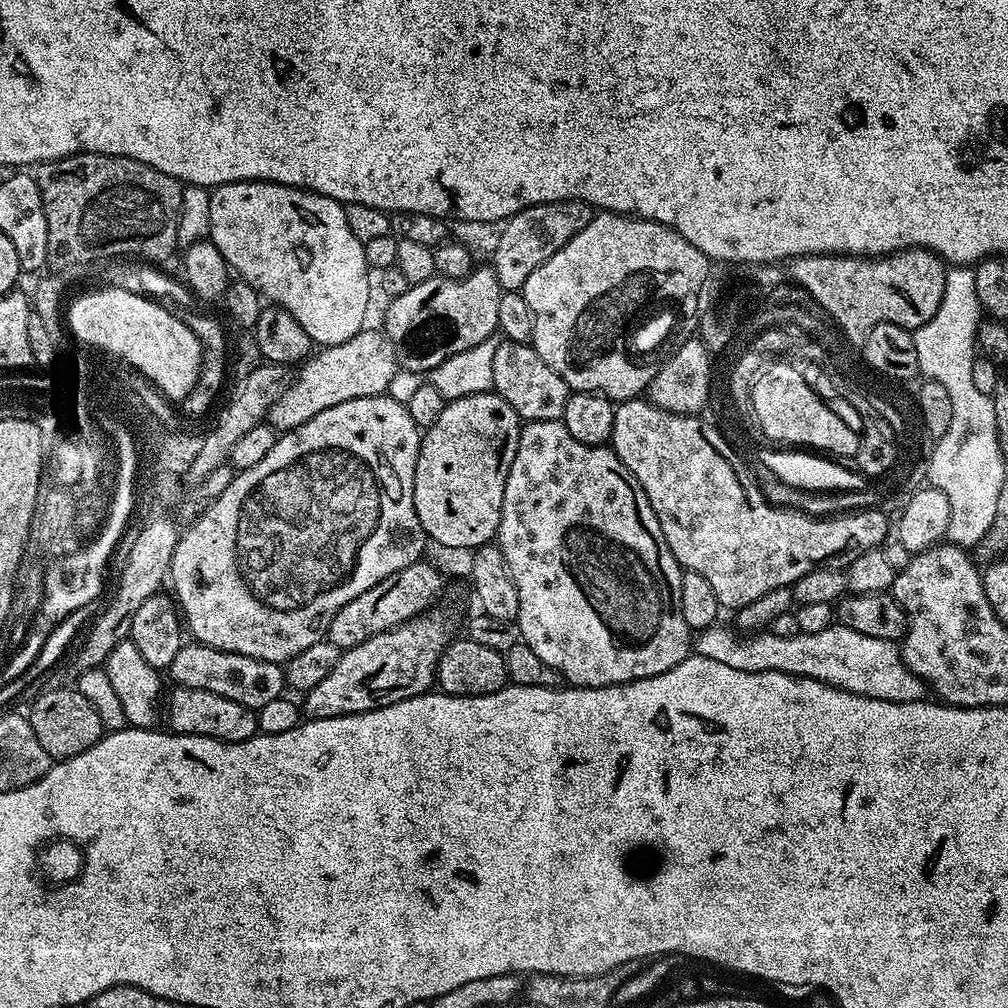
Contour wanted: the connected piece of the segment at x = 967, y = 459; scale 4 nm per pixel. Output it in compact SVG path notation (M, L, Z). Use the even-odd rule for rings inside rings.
M952 266L946 274L946 290L942 294L942 306L938 314L930 318L923 326L912 332L914 346L918 349L920 376L942 382L950 390L950 406L954 406L954 418L950 418L950 427L935 441L929 462L928 477L931 487L943 491L950 503L950 520L946 535L949 543L957 544L968 550L983 541L994 523L997 513L999 491L1002 490L1002 478L1006 475L1004 459L1006 453L1000 448L998 427L994 418L994 402L991 396L982 394L974 386L974 360L978 355L977 333L982 323L982 309L978 302L978 293L974 290L974 267Z

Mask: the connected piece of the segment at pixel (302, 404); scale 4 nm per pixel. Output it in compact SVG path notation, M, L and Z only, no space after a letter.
M362 330L354 334L354 338L346 338L346 342L338 342L321 347L319 351L308 357L299 365L300 373L289 379L286 390L270 406L266 417L267 423L277 430L297 428L314 414L322 414L322 410L330 410L330 406L338 406L342 402L350 402L363 396L385 395L390 380L398 369L396 351L383 331L368 332Z

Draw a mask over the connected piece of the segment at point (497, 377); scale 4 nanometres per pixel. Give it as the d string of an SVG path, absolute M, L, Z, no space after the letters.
M501 339L494 355L493 384L496 395L502 397L520 415L521 421L563 421L570 395L568 383L545 362L532 347L513 340Z

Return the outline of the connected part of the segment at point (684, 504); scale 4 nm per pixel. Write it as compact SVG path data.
M647 398L626 400L616 408L610 447L616 457L624 463L626 470L630 470L630 474L634 474L634 478L638 478L642 490L646 490L646 498L658 518L658 526L662 526L662 534L666 538L666 546L670 546L670 554L674 554L681 569L694 574L702 574L702 578L706 578L706 582L710 582L714 594L718 594L721 609L739 610L745 608L747 604L762 598L762 594L766 594L770 590L787 588L795 584L798 578L802 578L802 574L815 568L847 569L848 565L854 562L854 558L866 554L871 548L880 548L883 545L883 540L888 536L888 520L882 513L874 512L876 510L857 510L851 514L835 514L829 515L827 518L817 518L805 515L801 511L789 510L787 507L777 507L775 504L769 503L765 494L760 490L753 469L748 464L744 465L743 458L728 445L727 438L714 425L707 424L706 421L700 419L704 418L696 414L687 416L670 410L662 410Z

